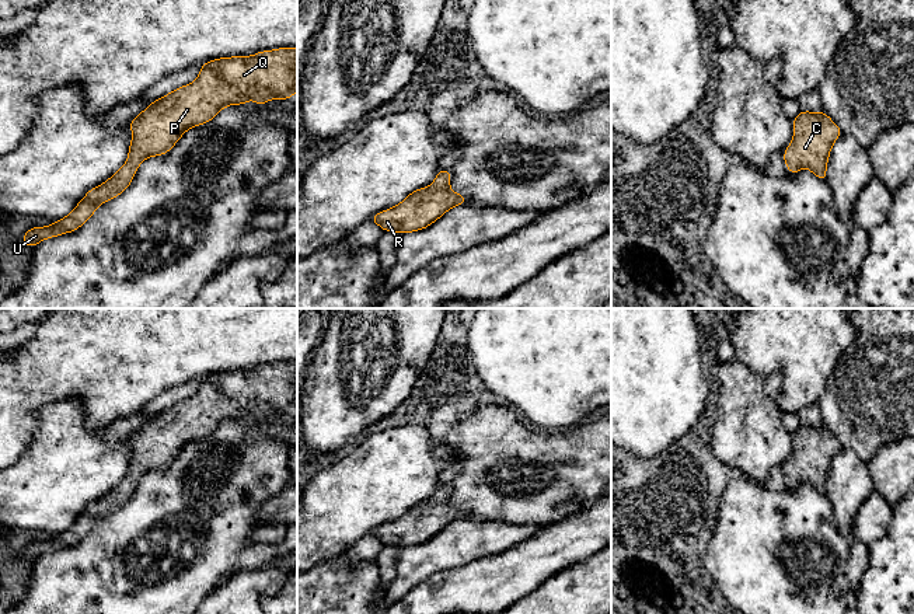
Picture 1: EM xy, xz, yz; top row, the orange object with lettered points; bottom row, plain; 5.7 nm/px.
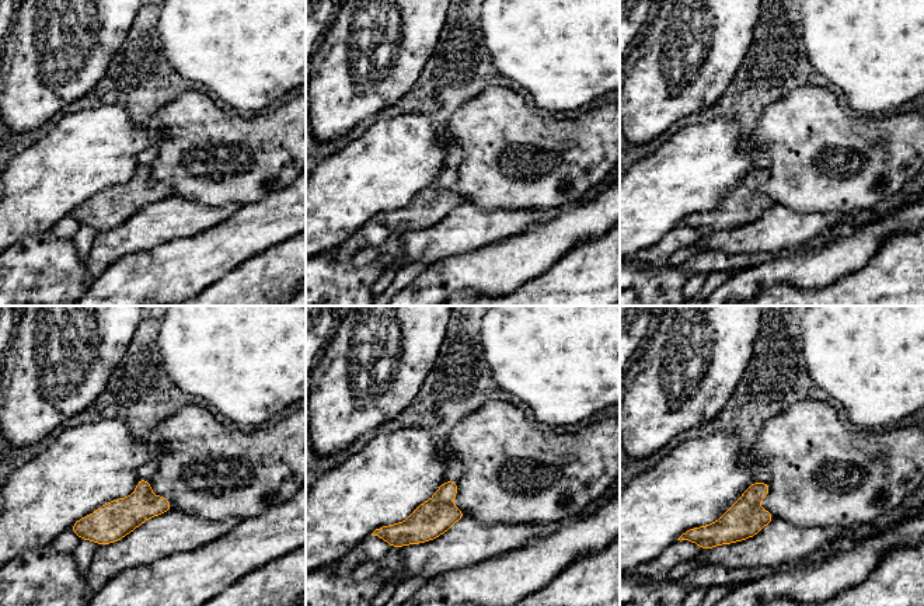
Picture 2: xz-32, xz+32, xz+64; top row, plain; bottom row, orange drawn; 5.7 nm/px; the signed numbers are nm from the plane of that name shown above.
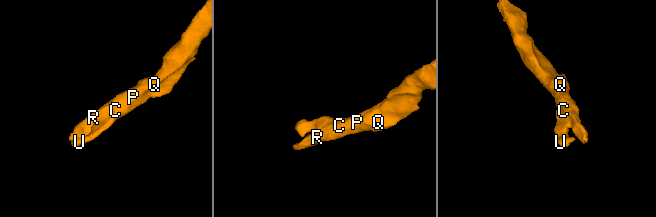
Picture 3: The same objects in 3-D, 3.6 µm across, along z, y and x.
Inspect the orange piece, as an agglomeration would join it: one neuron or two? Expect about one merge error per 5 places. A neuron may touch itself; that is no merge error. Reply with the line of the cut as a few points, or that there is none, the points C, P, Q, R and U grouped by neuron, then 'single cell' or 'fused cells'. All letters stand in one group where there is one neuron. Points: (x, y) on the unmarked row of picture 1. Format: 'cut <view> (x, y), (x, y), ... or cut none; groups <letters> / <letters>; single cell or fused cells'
cut none; groups C P Q R U; single cell

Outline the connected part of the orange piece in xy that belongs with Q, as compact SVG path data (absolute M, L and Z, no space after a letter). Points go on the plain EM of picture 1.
M278 362L252 370L220 371L205 376L193 397L153 415L129 436L133 451L129 458L128 475L109 493L90 503L70 528L48 541L32 541L20 554L34 562L42 554L76 545L101 517L116 512L130 499L137 481L147 471L167 468L188 443L210 436L224 421L245 419L250 412L264 421L268 414L289 414L296 405L297 362Z

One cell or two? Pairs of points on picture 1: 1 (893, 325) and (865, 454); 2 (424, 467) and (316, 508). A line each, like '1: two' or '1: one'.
1: one
2: one

